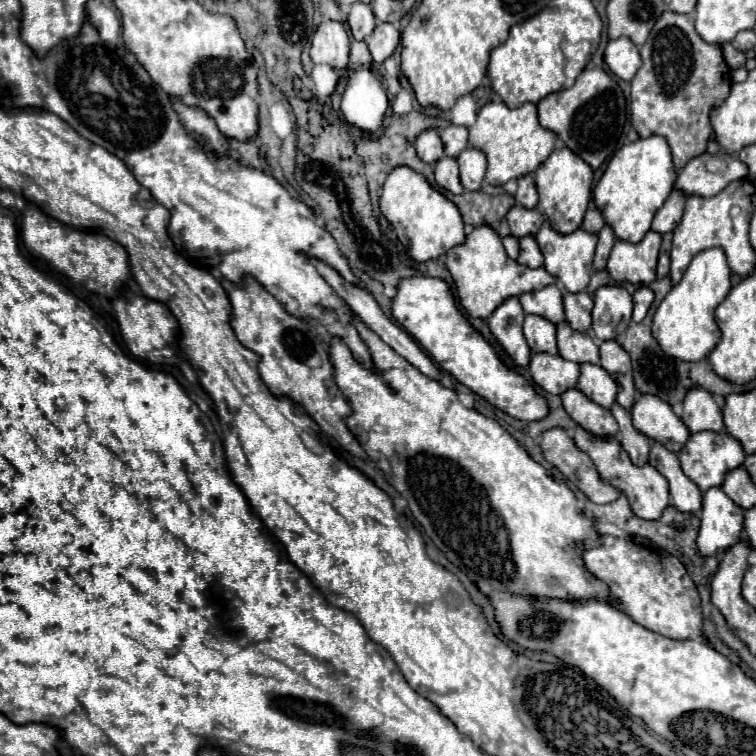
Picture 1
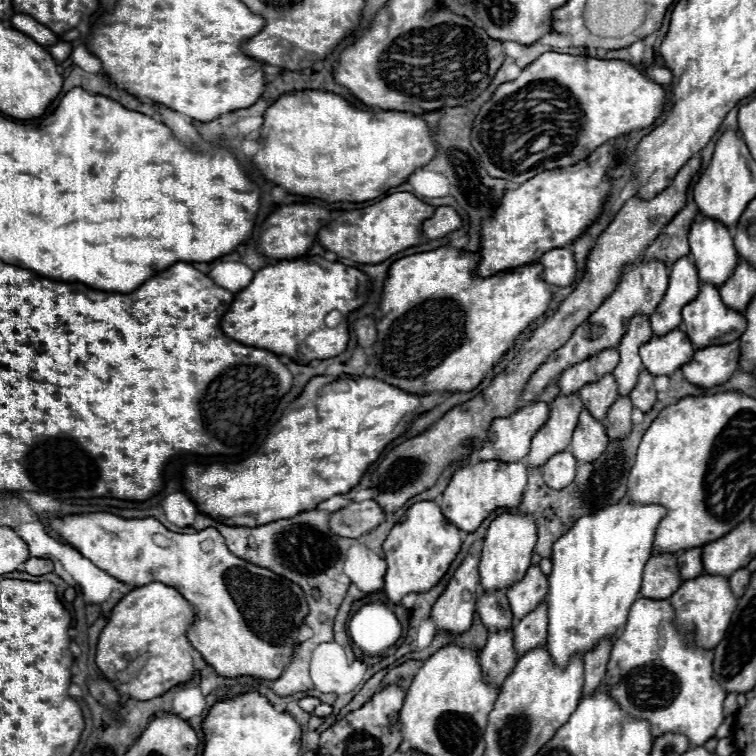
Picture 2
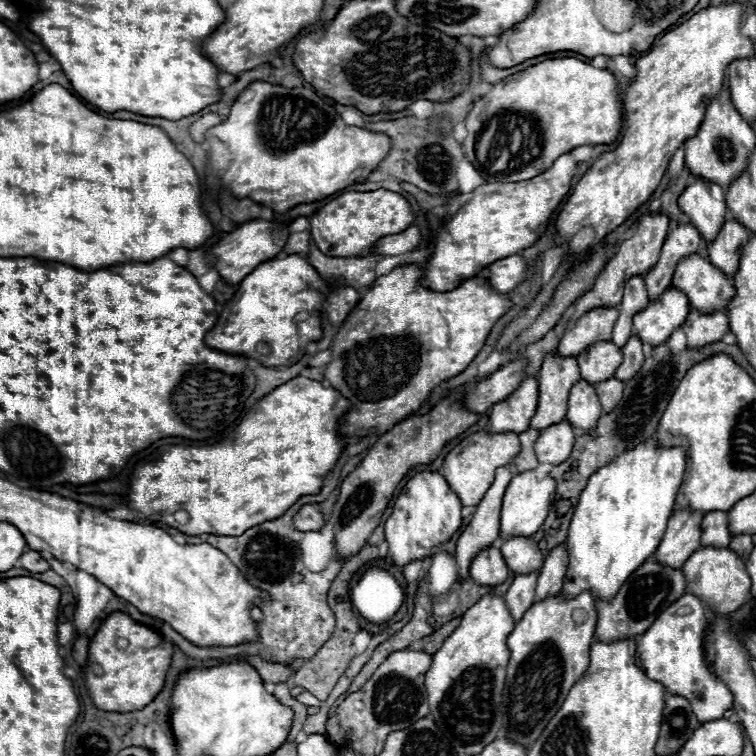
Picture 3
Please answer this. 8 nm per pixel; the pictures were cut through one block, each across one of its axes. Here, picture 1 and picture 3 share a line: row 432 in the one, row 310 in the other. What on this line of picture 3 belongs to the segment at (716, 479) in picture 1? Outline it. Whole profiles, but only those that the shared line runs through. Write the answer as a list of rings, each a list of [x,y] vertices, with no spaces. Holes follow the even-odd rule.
[[[698,254],[684,258],[676,266],[672,284],[688,298],[690,308],[702,314],[728,310],[730,300],[736,294],[730,278],[726,278],[718,268]]]

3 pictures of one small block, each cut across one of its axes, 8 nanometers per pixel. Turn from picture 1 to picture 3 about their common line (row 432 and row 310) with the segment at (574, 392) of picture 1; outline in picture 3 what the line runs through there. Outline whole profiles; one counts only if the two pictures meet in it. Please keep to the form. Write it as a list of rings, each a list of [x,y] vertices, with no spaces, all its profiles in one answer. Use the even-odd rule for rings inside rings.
[[[594,308],[590,312],[586,312],[570,330],[566,330],[566,334],[560,340],[558,346],[558,354],[564,358],[578,358],[584,350],[588,350],[590,346],[594,346],[596,342],[608,342],[612,340],[612,328],[616,324],[616,308]]]

